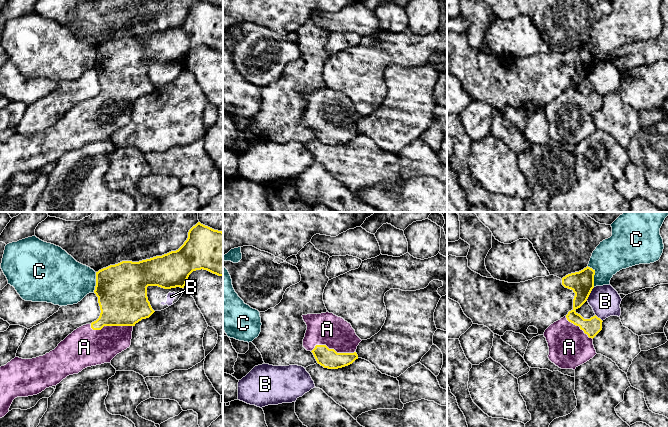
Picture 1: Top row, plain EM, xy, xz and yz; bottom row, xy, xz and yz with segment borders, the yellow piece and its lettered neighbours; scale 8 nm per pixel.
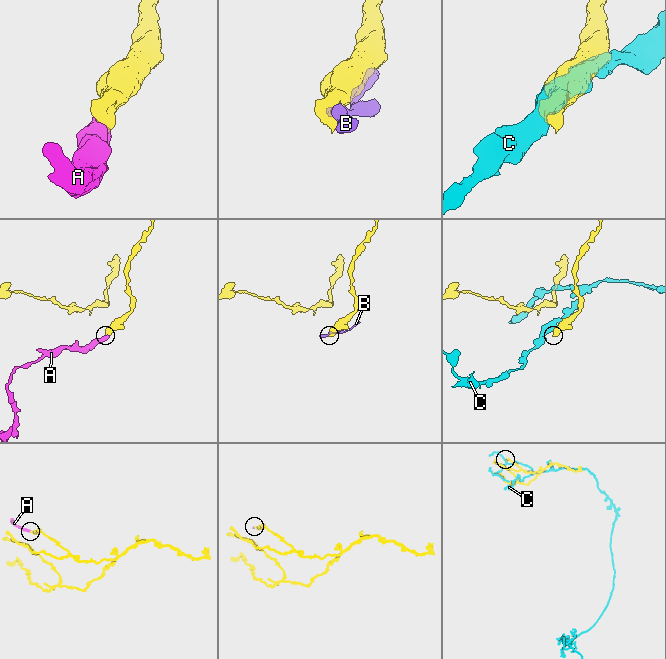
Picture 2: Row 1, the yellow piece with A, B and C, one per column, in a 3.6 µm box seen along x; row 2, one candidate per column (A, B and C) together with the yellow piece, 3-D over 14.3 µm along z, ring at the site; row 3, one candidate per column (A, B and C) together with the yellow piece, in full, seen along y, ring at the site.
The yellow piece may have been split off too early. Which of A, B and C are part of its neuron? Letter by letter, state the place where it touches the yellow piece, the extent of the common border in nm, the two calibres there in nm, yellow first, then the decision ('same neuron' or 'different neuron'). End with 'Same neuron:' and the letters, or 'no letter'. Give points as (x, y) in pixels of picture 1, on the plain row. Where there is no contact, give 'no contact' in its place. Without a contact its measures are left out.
A: xz (333, 125) | 360 nm | 160/260 nm | same neuron
B: yz (589, 70) | 130 nm | 190/240 nm | different neuron
C: yz (594, 50) | 180 nm | 190/280 nm | different neuron
Same neuron: A

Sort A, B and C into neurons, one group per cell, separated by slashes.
A / B / C

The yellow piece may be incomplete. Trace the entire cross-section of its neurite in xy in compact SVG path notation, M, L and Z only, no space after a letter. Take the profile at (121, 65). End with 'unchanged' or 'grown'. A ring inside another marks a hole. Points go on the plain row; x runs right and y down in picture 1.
M196 0L189 6L187 16L176 27L139 38L122 37L96 48L94 69L98 73L101 86L100 92L96 97L77 104L61 117L54 126L43 132L32 135L15 133L6 141L0 143L0 194L9 188L9 184L15 174L37 171L46 164L56 162L67 152L78 150L87 143L110 139L117 130L130 123L135 100L142 95L149 94L155 88L148 77L147 63L158 62L164 65L184 64L189 51L193 47L201 45L223 52L223 8L203 0Z | grown

